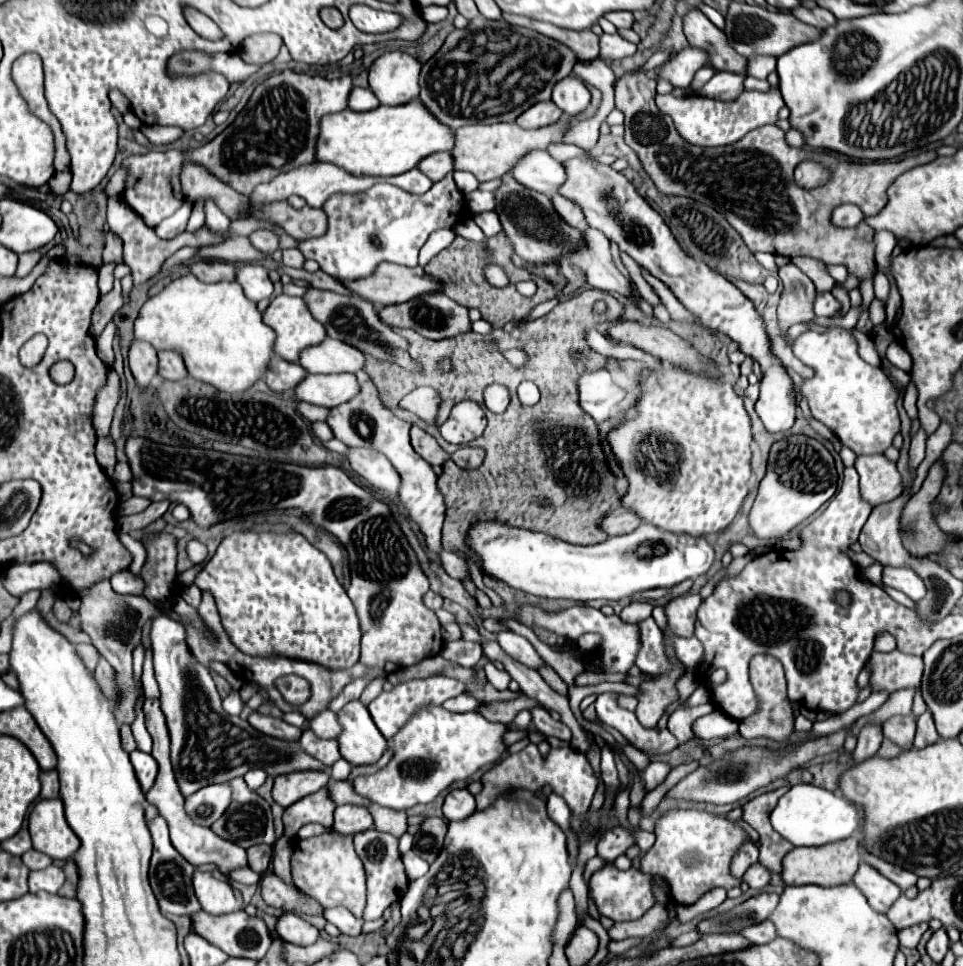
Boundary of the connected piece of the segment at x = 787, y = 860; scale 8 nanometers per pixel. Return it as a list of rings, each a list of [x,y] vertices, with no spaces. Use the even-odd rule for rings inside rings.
[[[846,837],[818,847],[794,847],[782,859],[782,881],[786,885],[822,885],[822,887],[844,885],[852,881],[854,873],[858,871],[858,865],[860,865],[858,837]]]

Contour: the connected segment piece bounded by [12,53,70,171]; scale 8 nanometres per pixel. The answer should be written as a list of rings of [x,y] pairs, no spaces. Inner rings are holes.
[[[26,53],[16,59],[12,66],[12,79],[18,87],[18,93],[22,99],[28,103],[28,109],[32,115],[42,119],[44,123],[50,125],[54,133],[54,147],[56,147],[56,159],[54,167],[56,171],[68,169],[70,167],[70,155],[64,145],[64,135],[60,129],[58,119],[48,111],[46,101],[44,101],[44,75],[42,75],[42,61],[36,53]]]

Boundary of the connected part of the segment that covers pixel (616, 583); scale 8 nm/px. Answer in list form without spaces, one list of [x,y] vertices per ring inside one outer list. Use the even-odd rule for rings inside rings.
[[[486,521],[474,523],[468,529],[466,547],[478,557],[486,575],[512,589],[536,597],[570,599],[578,603],[592,599],[616,601],[656,587],[670,589],[686,579],[704,575],[714,561],[714,549],[702,537],[674,535],[648,525],[640,525],[628,535],[608,537],[596,545],[572,545],[546,533]]]

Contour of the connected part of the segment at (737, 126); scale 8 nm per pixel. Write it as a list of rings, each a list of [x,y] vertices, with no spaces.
[[[770,87],[768,91],[744,91],[736,101],[718,101],[702,95],[686,95],[686,97],[674,97],[672,93],[656,95],[656,105],[662,113],[668,113],[674,119],[678,133],[688,143],[702,147],[718,147],[742,139],[748,131],[756,127],[776,123],[778,111],[780,107],[784,107],[784,101],[778,87]]]

